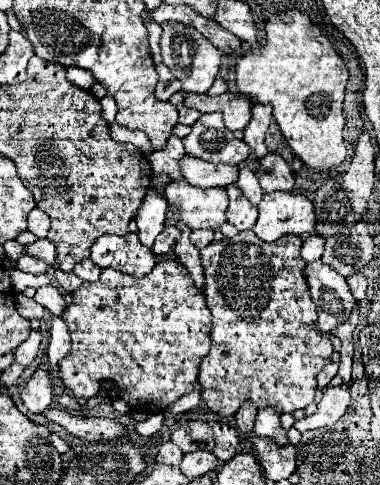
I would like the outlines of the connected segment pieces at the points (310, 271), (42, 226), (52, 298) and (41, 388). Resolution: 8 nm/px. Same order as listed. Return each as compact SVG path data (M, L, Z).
M321 260L307 264L305 276L319 314L317 328L323 332L331 332L349 318L349 314L357 306L357 300L353 298L345 278Z
M33 208L33 210L29 212L27 222L29 222L29 230L31 230L37 238L47 236L47 230L49 230L49 216L47 216L45 212L41 212L39 208Z
M41 286L37 288L37 294L35 294L35 302L39 302L43 308L47 308L51 314L57 314L61 316L61 312L65 310L65 300L63 300L63 294L53 286Z
M37 370L21 390L23 404L29 412L45 412L53 404L53 384L45 370Z

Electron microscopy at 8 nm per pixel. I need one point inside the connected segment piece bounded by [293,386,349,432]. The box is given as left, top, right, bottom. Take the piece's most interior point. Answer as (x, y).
(333, 405)

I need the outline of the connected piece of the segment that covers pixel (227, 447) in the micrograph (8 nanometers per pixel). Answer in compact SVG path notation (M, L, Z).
M209 422L209 426L211 426L213 438L215 438L213 454L223 462L231 460L239 450L239 434L237 434L237 430L223 424L223 422Z

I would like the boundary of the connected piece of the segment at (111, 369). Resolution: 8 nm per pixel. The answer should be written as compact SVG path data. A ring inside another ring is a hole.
M171 258L159 260L143 278L113 268L101 270L97 282L85 282L79 292L73 294L73 302L63 312L63 320L73 340L71 352L59 362L59 378L65 388L87 400L101 390L103 382L113 382L119 398L137 412L163 412L169 404L189 394L197 384L199 362L211 350L211 312L205 304L205 296L195 288L187 268Z

